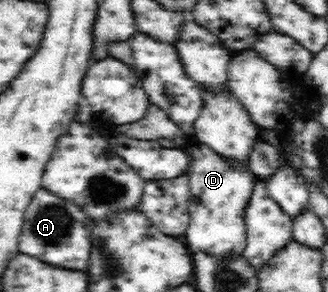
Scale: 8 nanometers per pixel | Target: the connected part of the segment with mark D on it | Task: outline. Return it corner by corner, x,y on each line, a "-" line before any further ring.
206,144
188,145
192,153
188,168
190,224
185,231
185,244
192,253
206,252
211,256
241,257
246,247
244,209
251,198
257,179
247,169
223,158

